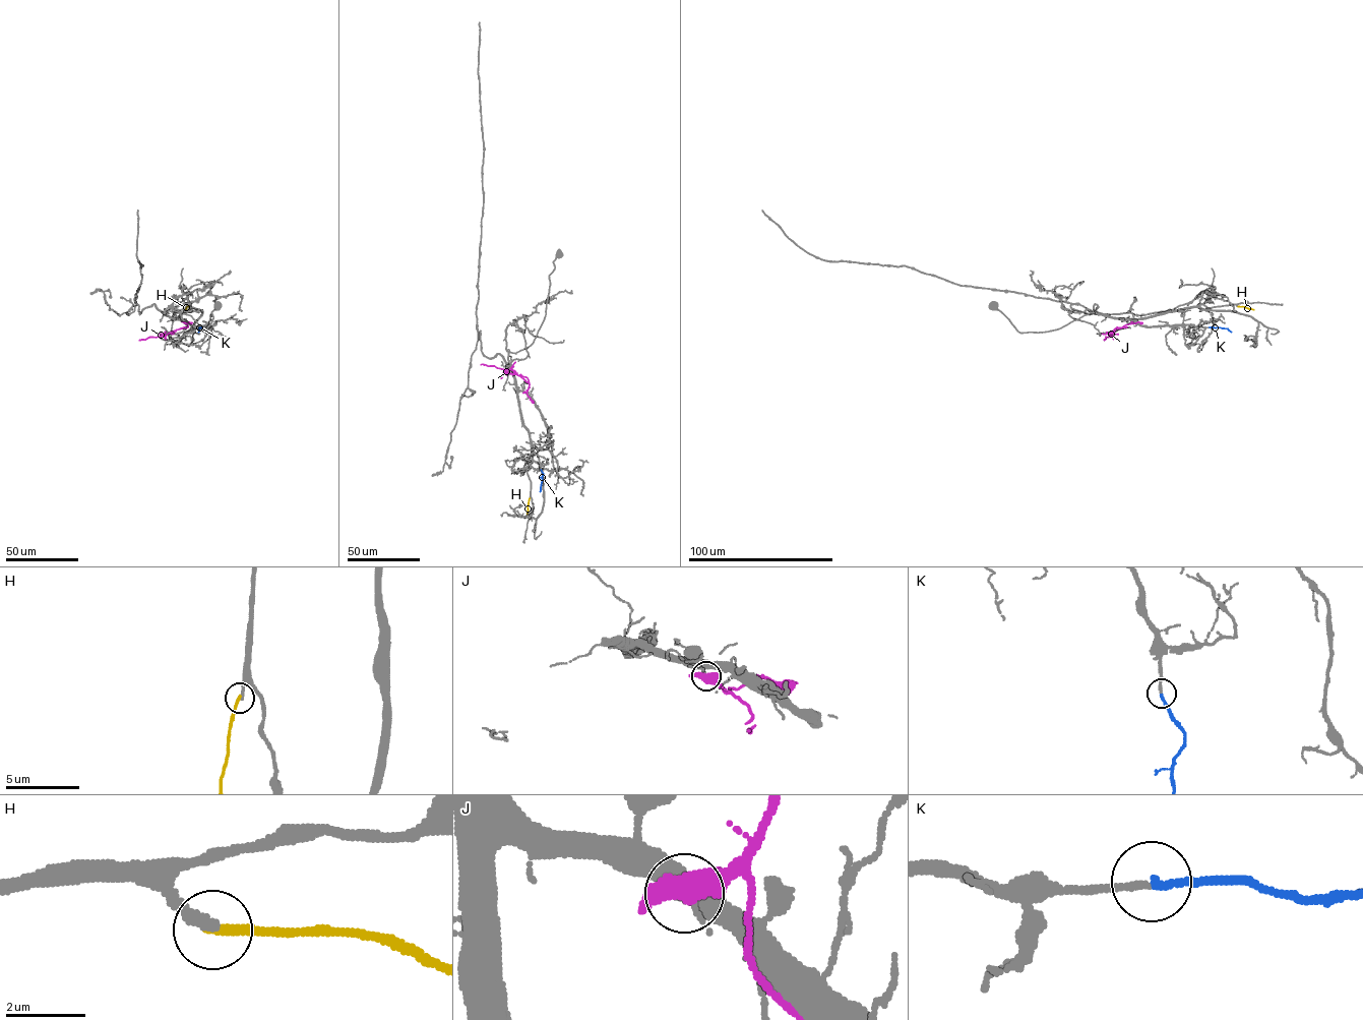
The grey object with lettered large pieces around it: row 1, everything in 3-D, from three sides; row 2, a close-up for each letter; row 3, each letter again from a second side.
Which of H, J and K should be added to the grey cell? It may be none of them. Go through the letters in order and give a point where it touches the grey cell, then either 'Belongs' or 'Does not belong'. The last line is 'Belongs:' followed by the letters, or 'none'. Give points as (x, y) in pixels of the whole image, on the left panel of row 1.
H: Touches grey at (188, 306). Does not belong
J: Touches grey at (183, 321). Does not belong
K: Touches grey at (199, 327). Belongs
Belongs: K

